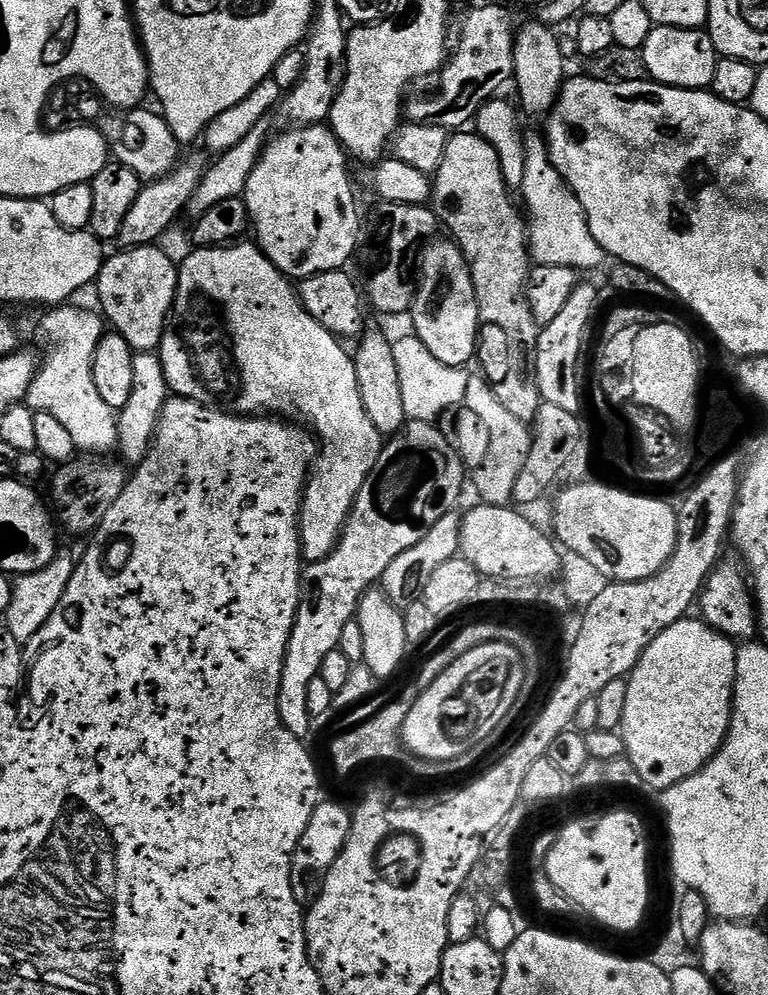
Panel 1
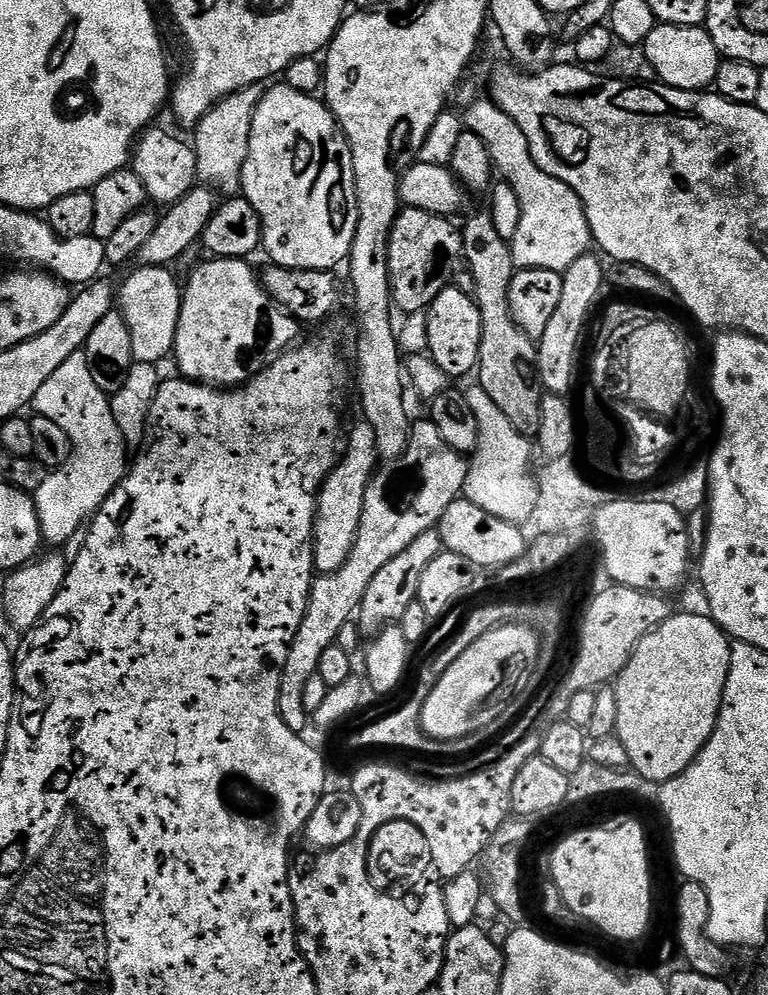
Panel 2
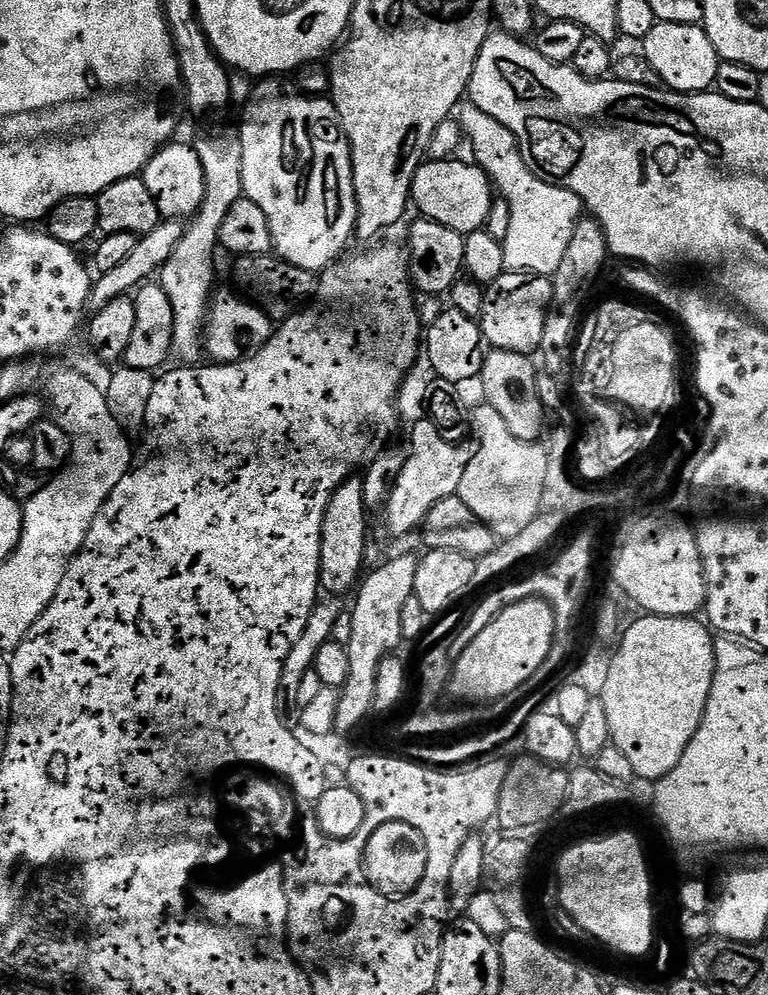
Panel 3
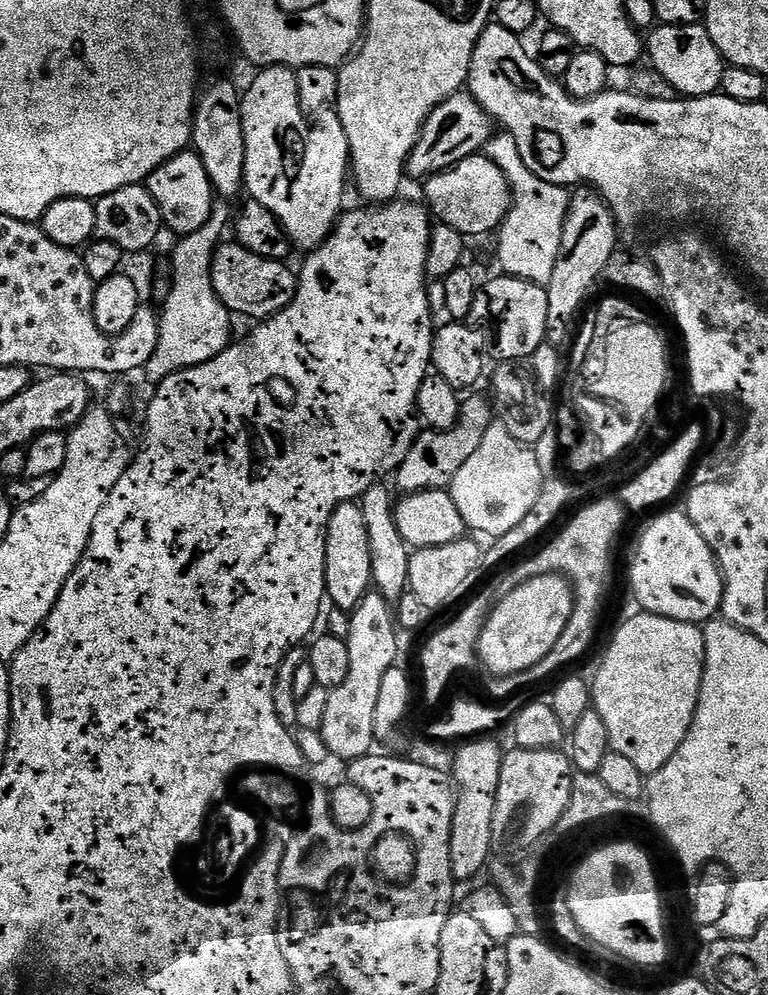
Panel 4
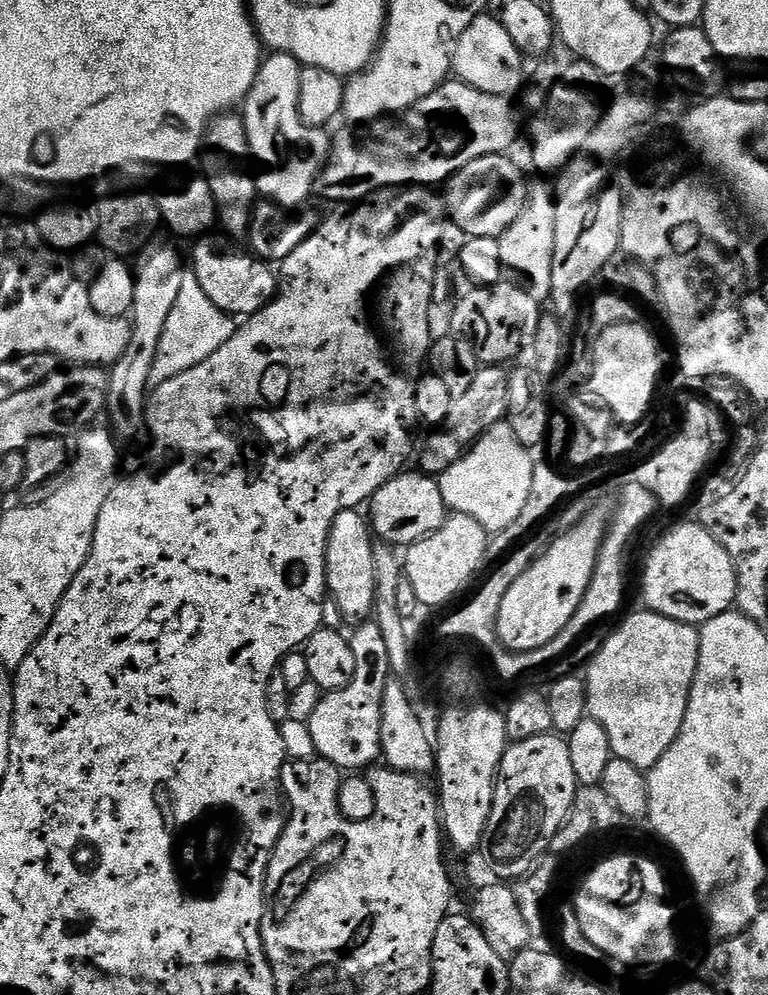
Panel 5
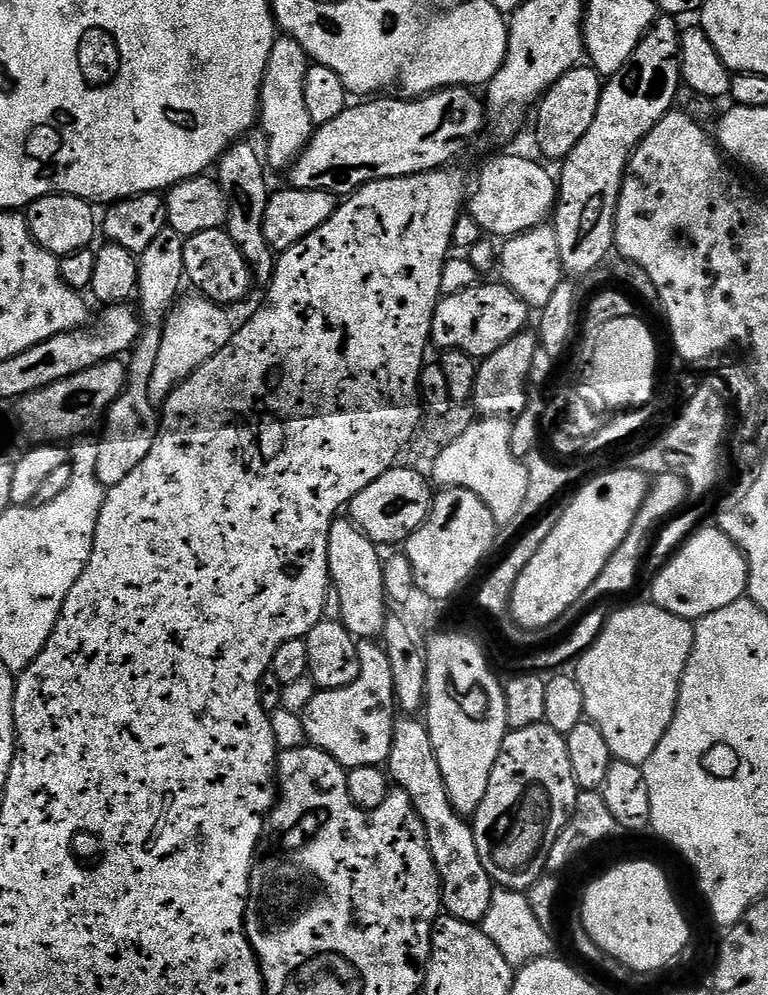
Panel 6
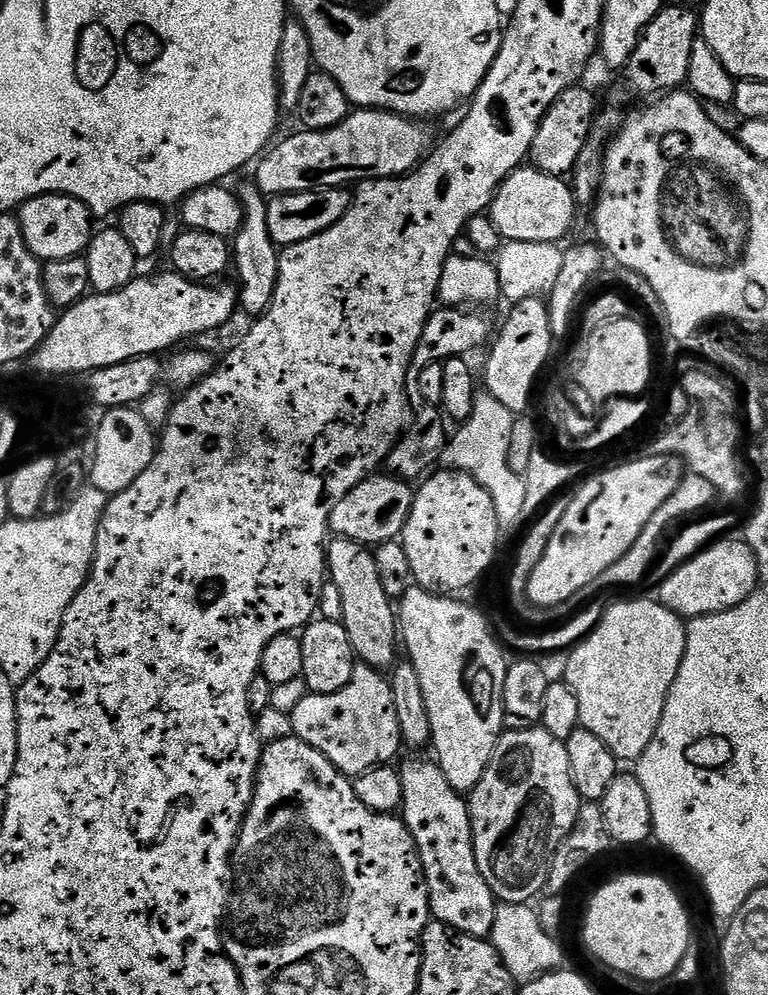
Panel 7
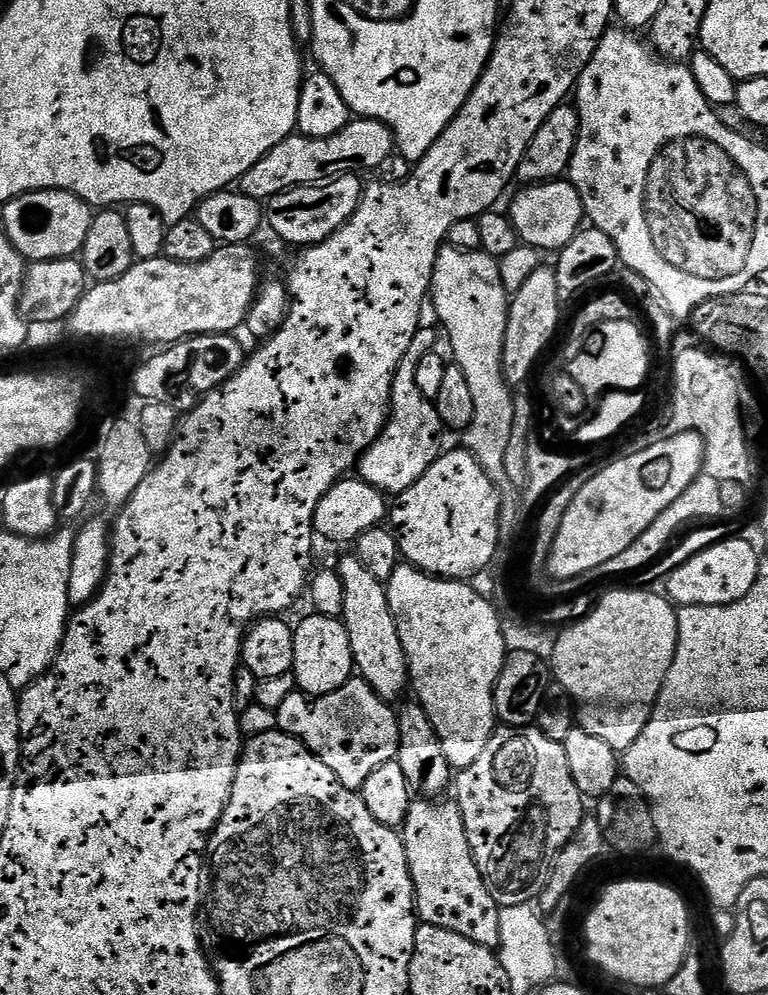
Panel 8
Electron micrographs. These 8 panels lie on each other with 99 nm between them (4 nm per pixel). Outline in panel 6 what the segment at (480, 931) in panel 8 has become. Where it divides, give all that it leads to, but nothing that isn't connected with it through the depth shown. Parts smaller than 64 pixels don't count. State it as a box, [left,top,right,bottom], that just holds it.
[386,718,494,925]

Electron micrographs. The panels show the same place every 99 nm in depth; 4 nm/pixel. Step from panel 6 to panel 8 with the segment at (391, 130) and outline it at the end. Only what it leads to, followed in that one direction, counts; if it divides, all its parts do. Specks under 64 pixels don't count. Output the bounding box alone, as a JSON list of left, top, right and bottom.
[238,118,395,202]

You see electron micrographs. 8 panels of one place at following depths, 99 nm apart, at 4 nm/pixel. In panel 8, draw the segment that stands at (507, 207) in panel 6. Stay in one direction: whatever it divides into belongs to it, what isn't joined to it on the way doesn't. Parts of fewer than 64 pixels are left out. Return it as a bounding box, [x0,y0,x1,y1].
[510,179,585,254]

